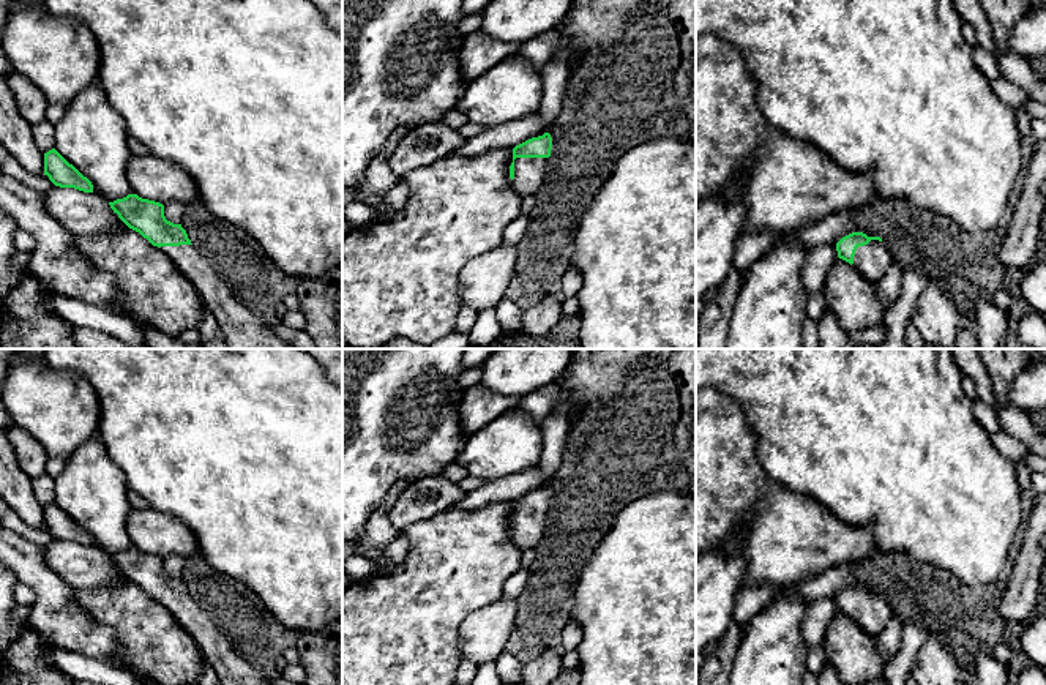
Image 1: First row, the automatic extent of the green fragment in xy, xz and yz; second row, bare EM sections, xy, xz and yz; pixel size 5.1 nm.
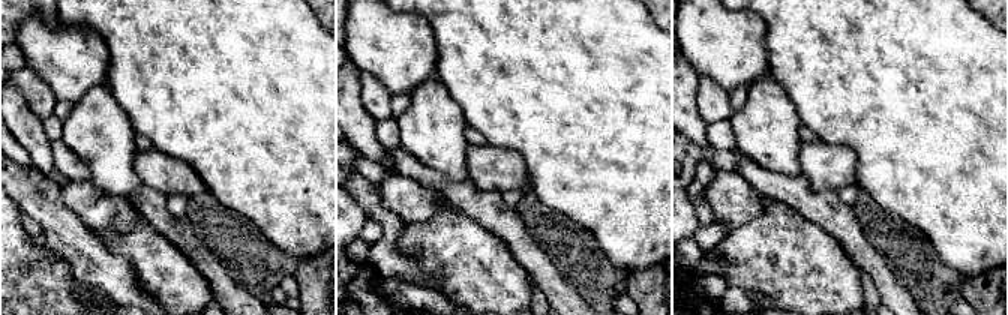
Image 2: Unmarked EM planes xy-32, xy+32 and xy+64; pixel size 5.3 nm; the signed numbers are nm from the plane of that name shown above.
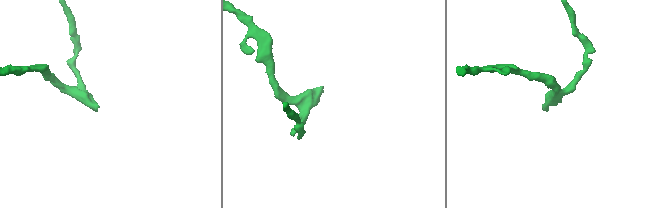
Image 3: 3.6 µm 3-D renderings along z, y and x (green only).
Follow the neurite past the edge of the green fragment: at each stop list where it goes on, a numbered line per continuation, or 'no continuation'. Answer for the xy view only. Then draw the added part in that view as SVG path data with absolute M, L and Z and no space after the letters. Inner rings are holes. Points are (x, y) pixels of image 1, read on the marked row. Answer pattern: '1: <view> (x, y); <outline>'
1: xy (242, 329); M192 245L161 246L181 275L199 292L222 331L224 349L295 349L275 335L249 308L238 301L219 275Z

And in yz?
1: yz (871, 261); M871 240L858 246L854 256L854 268L861 278L879 283L891 267L891 254L885 241Z

